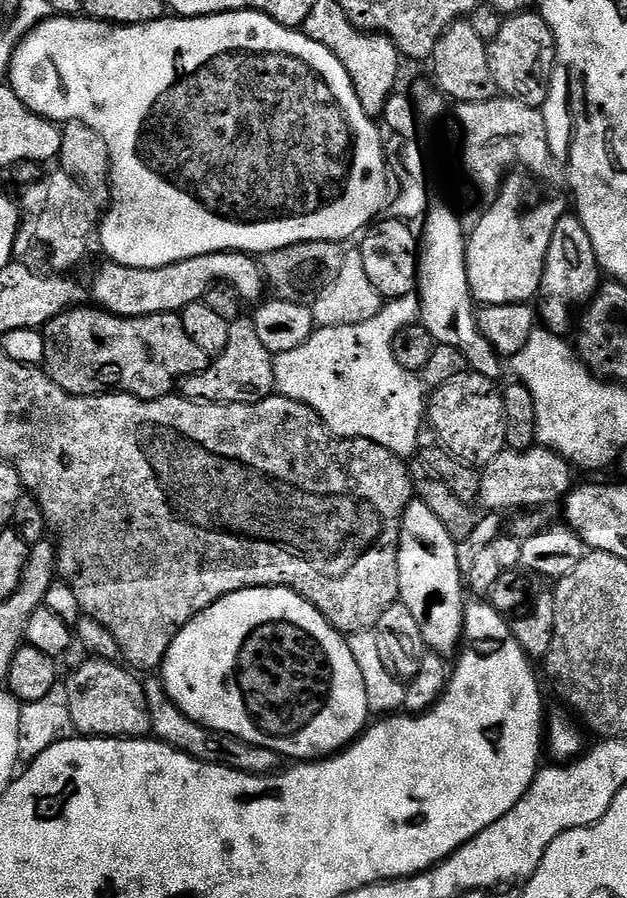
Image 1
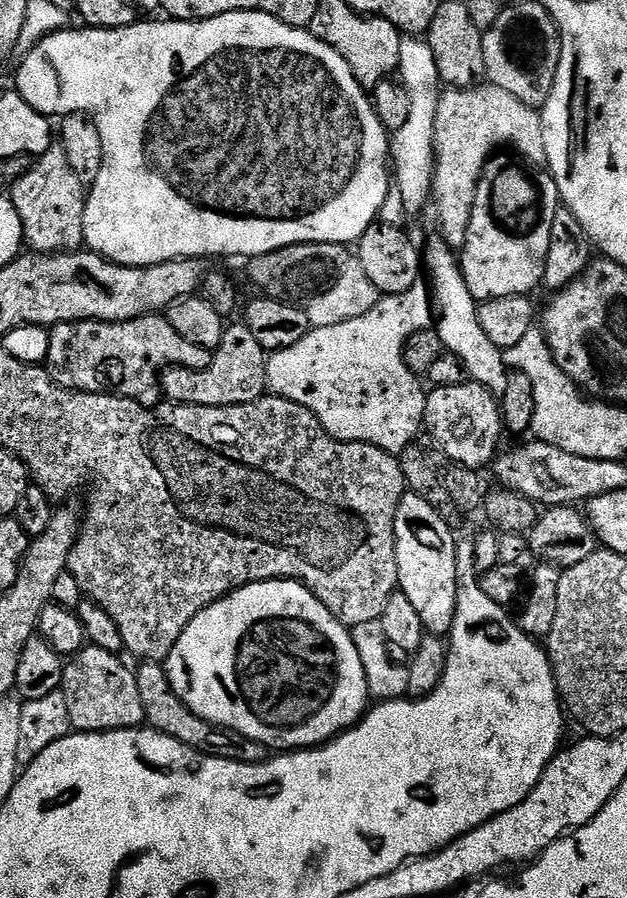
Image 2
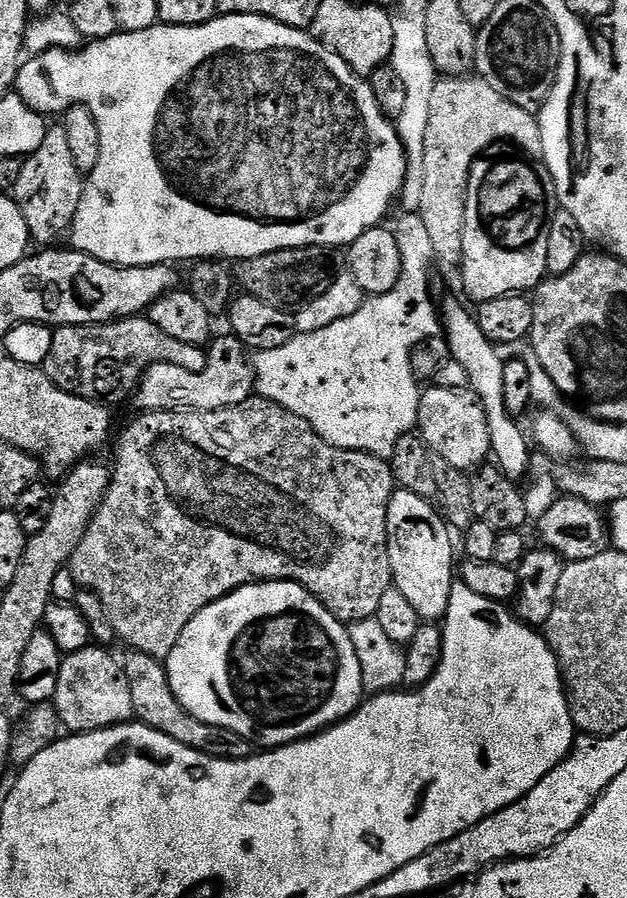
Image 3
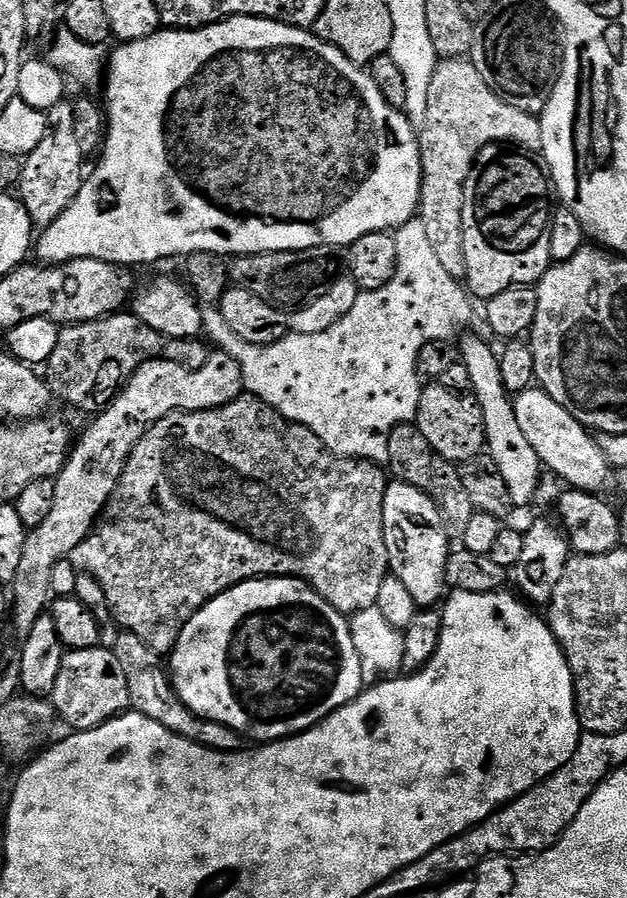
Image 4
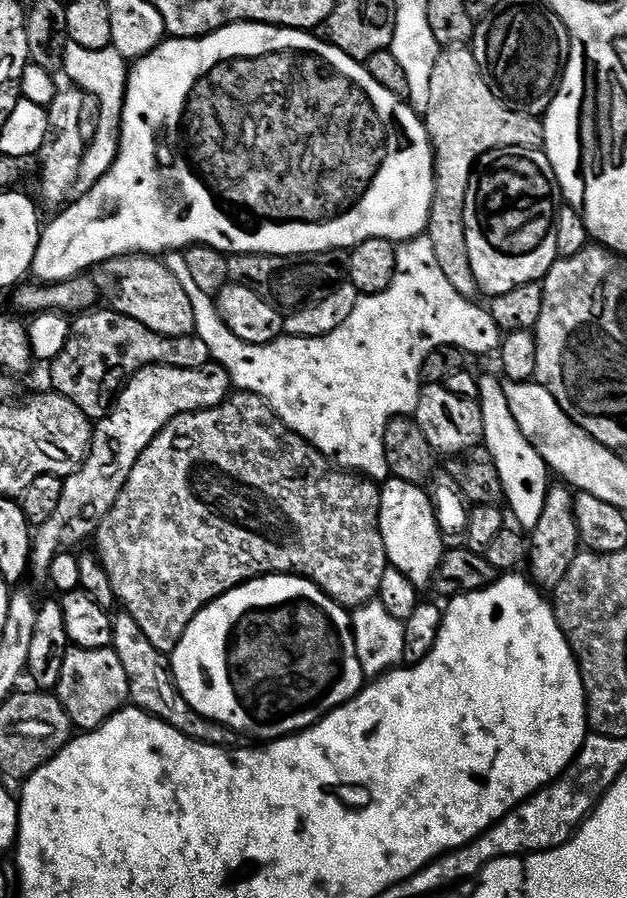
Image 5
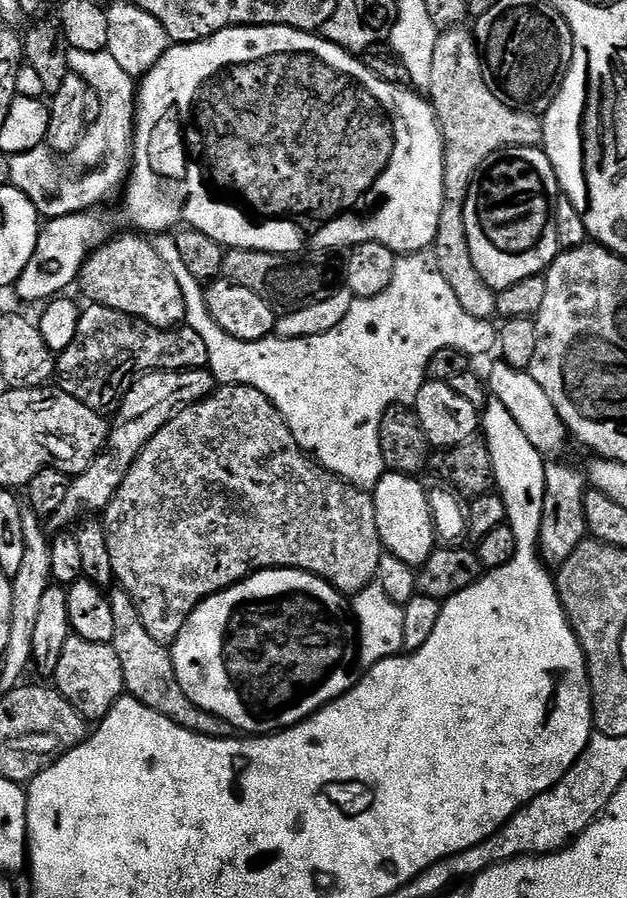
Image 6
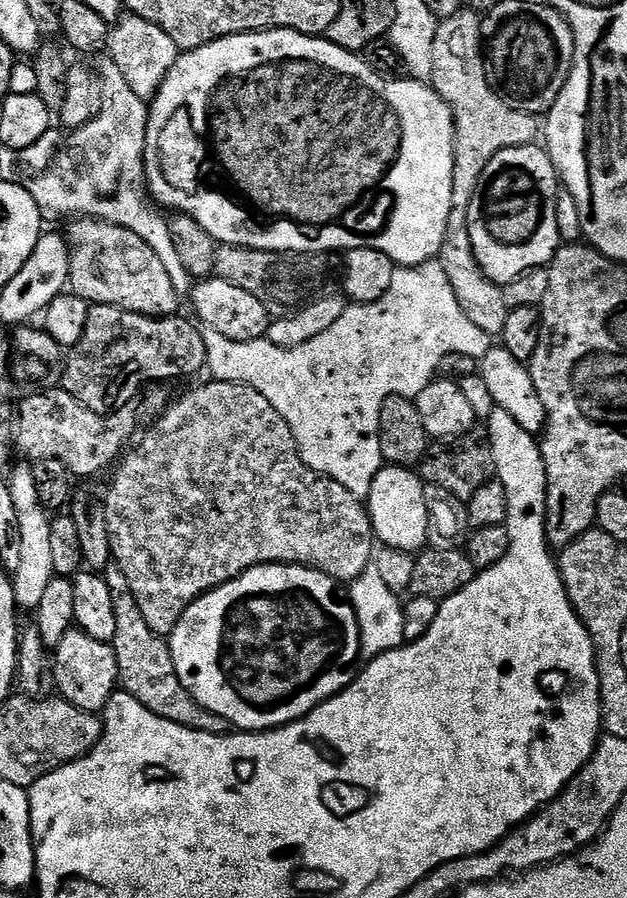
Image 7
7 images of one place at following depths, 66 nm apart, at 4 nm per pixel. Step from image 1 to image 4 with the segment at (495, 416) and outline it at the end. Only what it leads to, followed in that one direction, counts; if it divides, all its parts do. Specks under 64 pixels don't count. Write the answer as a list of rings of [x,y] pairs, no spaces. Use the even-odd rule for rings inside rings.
[[[432,382],[421,391],[415,426],[422,430],[426,442],[441,461],[449,460],[449,465],[459,466],[473,460],[485,451],[488,435],[486,422],[482,422],[482,406],[478,406],[475,396],[454,390],[446,390],[439,382]]]

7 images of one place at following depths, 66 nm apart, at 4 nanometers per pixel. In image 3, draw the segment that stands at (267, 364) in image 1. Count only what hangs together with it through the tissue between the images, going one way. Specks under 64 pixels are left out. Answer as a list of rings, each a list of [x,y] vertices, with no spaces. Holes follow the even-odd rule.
[[[231,334],[217,335],[207,345],[208,361],[202,370],[182,370],[173,364],[151,364],[140,377],[134,399],[144,412],[213,412],[238,406],[252,399],[256,375],[252,371],[249,349]]]

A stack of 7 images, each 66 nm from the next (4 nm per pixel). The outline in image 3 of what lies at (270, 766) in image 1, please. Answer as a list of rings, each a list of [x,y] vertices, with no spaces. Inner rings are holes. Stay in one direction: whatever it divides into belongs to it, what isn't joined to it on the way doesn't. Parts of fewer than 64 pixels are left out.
[[[131,650],[125,651],[125,653],[125,656],[122,656],[122,663],[126,682],[130,682],[130,698],[134,698],[134,716],[139,723],[150,726],[154,730],[166,734],[166,738],[174,738],[174,742],[182,742],[182,746],[190,746],[190,750],[198,750],[207,756],[217,756],[223,760],[244,760],[253,755],[254,745],[251,740],[242,738],[242,734],[234,734],[225,728],[202,723],[198,718],[194,718],[194,714],[190,714],[190,710],[186,710],[182,706],[182,702],[178,702],[178,698],[168,681],[167,667],[161,661],[155,660],[150,654]]]

